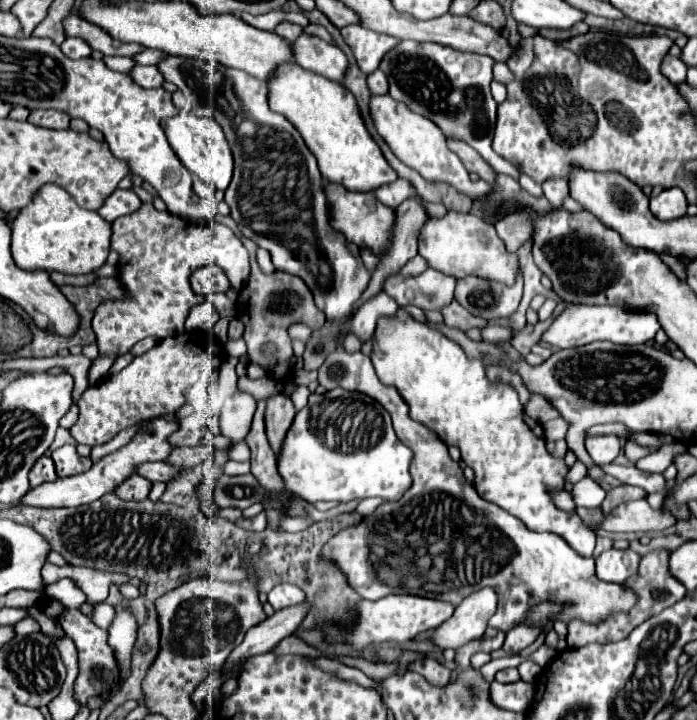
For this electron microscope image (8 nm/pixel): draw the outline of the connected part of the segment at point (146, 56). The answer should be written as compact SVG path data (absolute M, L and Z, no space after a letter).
M144 50L144 52L138 52L138 56L134 56L132 60L136 62L136 64L158 64L162 58L164 58L166 54L162 52L156 52L156 50Z

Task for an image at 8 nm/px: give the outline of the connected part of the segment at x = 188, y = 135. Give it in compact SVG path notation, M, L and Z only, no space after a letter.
M178 112L176 116L162 120L162 128L164 128L164 134L166 134L172 150L176 152L176 156L180 158L180 162L186 166L188 172L198 176L202 182L216 186L218 190L228 188L230 178L232 178L234 160L232 160L232 152L226 142L226 136L214 118L194 116L192 112L188 112L188 114Z

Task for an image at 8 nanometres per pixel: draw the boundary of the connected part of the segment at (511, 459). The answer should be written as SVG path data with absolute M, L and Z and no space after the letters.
M400 308L394 316L384 316L382 320L378 320L370 358L374 362L376 374L382 380L382 384L394 386L402 396L402 400L408 404L412 420L424 424L442 442L460 448L464 464L474 470L474 488L484 500L494 502L502 510L514 514L530 530L558 534L570 544L570 548L574 548L574 552L580 552L580 556L586 558L592 556L596 546L595 531L586 528L586 524L582 524L576 512L564 512L556 508L546 492L548 486L564 488L564 476L568 468L564 460L556 460L554 456L548 454L540 424L536 422L534 426L530 424L518 400L518 394L510 384L488 382L484 366L478 360L468 360L464 350L456 342L448 340L436 328L416 322L404 308Z

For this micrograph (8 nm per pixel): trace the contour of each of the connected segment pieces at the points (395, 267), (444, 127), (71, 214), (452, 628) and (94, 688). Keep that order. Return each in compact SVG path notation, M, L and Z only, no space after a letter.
M410 198L404 204L400 204L396 210L396 220L394 220L394 244L388 248L388 252L380 254L380 262L376 266L376 270L372 272L372 278L368 282L366 292L362 294L362 300L358 300L358 304L354 304L354 312L360 308L362 302L370 300L370 296L376 296L376 292L382 292L382 280L386 280L386 276L394 276L400 272L400 268L418 254L418 230L424 224L424 220L428 218L424 206Z
M400 40L382 58L380 70L388 76L390 96L404 102L410 110L432 120L446 136L454 136L470 144L496 172L518 174L518 170L502 160L492 150L492 136L496 126L496 102L490 94L492 66L496 62L490 56L458 52L442 44L420 44L414 40Z
M46 184L12 224L12 256L22 270L48 270L62 274L96 272L108 258L112 228L98 212L84 210L56 184Z
M482 588L470 594L456 608L454 616L434 630L430 642L440 650L456 650L466 642L480 638L488 626L490 616L496 612L496 604L498 596L492 588Z
M66 610L60 618L58 618L60 626L64 628L66 636L72 638L72 642L78 648L78 660L80 660L80 676L76 680L76 698L80 704L86 704L86 700L90 696L98 696L102 692L106 692L114 680L118 678L118 668L116 668L116 658L112 648L108 646L108 632L98 628L88 616L84 616L80 610Z

